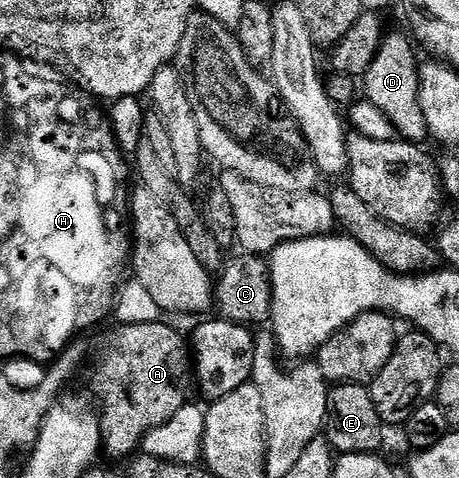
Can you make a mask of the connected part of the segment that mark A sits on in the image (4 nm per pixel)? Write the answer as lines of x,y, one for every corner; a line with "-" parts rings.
159,319
152,323
140,323
139,325
124,325
115,328
115,333
111,335
110,342
106,345
106,350
102,353
102,358
98,361
98,373
102,376
102,405
100,401
100,420
102,423
102,446
105,456
106,453
110,457
129,458
131,455
139,452
142,440
148,435
148,431
152,431
156,427
160,427
164,423
168,423
168,419
172,419
172,415
176,415
176,411
180,411
180,407
184,407
188,403
186,392
189,391
190,385
192,389
192,353
188,348
188,341
181,337
176,330
170,325
165,325
165,320

